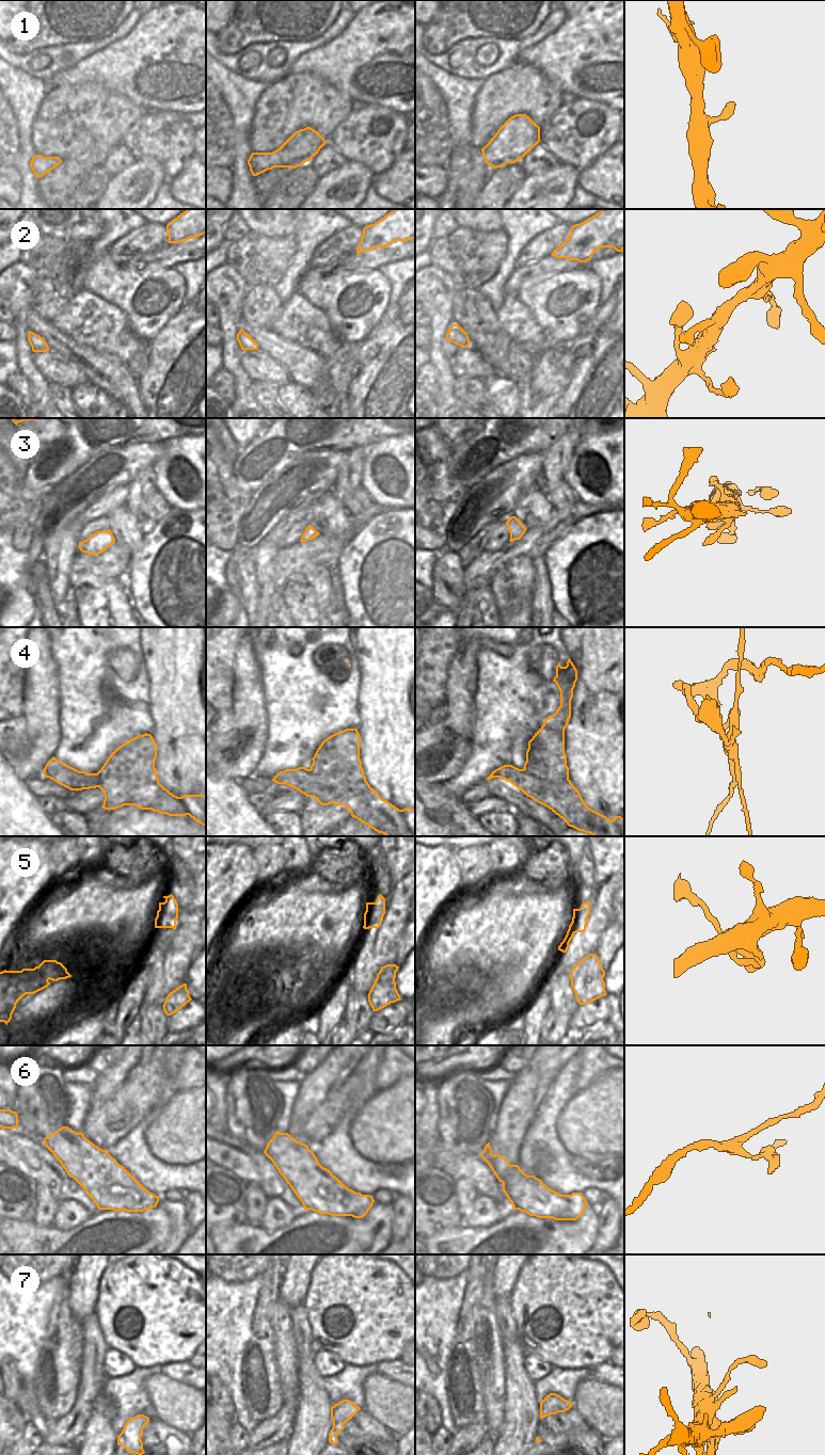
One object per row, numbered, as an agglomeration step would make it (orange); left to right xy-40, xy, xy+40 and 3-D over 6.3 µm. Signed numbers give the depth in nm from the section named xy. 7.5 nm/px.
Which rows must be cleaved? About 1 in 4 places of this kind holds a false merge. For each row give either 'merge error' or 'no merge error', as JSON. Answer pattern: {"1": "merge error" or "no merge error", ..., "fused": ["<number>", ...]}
{"1": "no merge error", "2": "no merge error", "3": "no merge error", "4": "merge error", "5": "merge error", "6": "merge error", "7": "no merge error", "fused": ["4", "5", "6"]}

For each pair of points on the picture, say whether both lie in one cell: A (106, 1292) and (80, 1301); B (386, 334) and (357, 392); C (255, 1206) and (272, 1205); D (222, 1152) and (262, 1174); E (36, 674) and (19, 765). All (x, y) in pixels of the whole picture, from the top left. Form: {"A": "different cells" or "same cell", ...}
{"A": "different cells", "B": "same cell", "C": "different cells", "D": "same cell", "E": "same cell"}

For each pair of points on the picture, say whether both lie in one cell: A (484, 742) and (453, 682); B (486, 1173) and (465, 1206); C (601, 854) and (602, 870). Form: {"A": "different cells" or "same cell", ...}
{"A": "different cells", "B": "different cells", "C": "same cell"}

